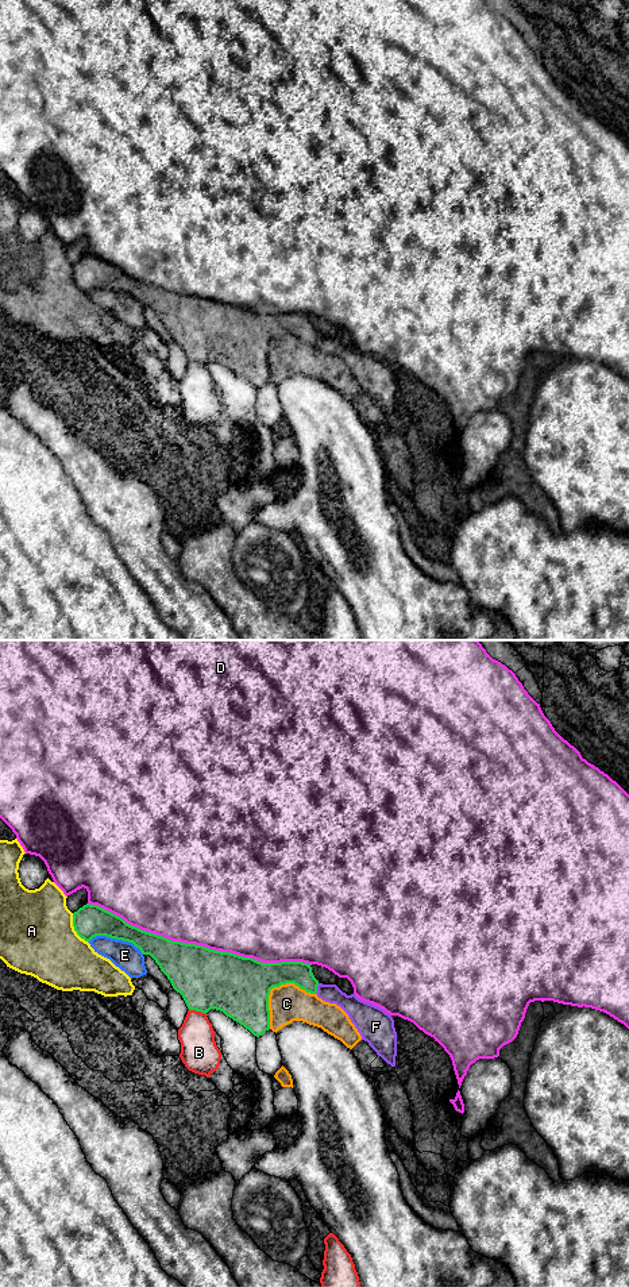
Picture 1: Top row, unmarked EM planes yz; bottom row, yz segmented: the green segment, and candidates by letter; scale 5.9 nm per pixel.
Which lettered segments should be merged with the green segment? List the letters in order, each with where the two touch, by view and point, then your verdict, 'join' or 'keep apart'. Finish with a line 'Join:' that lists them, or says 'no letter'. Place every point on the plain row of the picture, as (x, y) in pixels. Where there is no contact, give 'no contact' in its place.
A: contact yz (74, 281); keep apart
B: contact yz (197, 362); keep apart
C: contact yz (273, 338); keep apart
D: contact yz (200, 297); keep apart
E: contact yz (116, 291); keep apart
F: contact yz (316, 340); keep apart
Join: no letter

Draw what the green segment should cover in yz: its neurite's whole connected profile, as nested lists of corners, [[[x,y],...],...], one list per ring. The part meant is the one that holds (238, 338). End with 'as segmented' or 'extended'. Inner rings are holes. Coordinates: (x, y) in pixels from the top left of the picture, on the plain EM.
[[[86,255],[74,263],[73,278],[88,294],[96,288],[132,294],[155,312],[189,362],[205,366],[211,361],[220,362],[256,389],[270,381],[269,347],[273,339],[294,335],[306,344],[317,344],[319,332],[308,315],[262,315],[171,293],[132,278],[97,257]]] | as segmented

